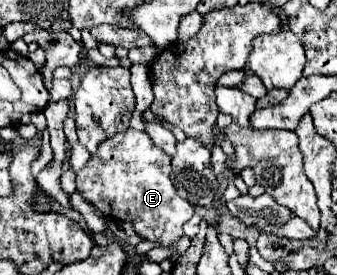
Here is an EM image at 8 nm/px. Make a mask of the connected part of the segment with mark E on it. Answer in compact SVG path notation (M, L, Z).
M126 129L126 133L118 133L104 141L98 151L90 157L86 167L78 171L76 175L76 187L82 193L82 197L90 203L94 203L102 213L106 213L112 219L128 221L134 225L136 233L142 235L148 241L160 241L160 245L172 245L182 237L182 225L194 215L194 205L190 205L186 199L182 199L172 181L170 181L170 157L158 149L150 137L144 131Z

